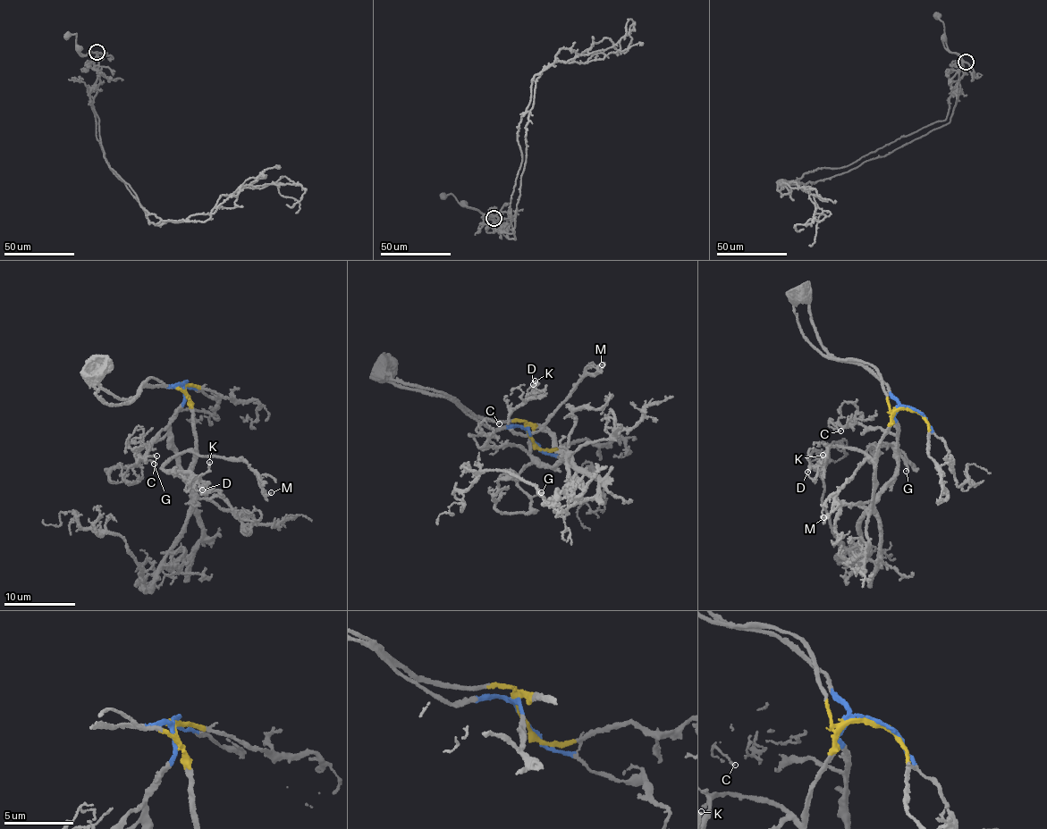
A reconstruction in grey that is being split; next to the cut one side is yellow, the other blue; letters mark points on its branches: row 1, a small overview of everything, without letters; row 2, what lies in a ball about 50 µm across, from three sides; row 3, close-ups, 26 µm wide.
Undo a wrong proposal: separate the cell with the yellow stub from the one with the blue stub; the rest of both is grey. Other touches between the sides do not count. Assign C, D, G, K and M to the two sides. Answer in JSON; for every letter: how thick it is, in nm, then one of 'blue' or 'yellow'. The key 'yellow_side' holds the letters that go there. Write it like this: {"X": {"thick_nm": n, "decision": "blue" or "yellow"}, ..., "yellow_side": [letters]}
{"C": {"thick_nm": 160, "decision": "blue"}, "D": {"thick_nm": 240, "decision": "yellow"}, "G": {"thick_nm": 160, "decision": "blue"}, "K": {"thick_nm": 190, "decision": "yellow"}, "M": {"thick_nm": 100, "decision": "yellow"}, "yellow_side": ["D", "K", "M"]}

